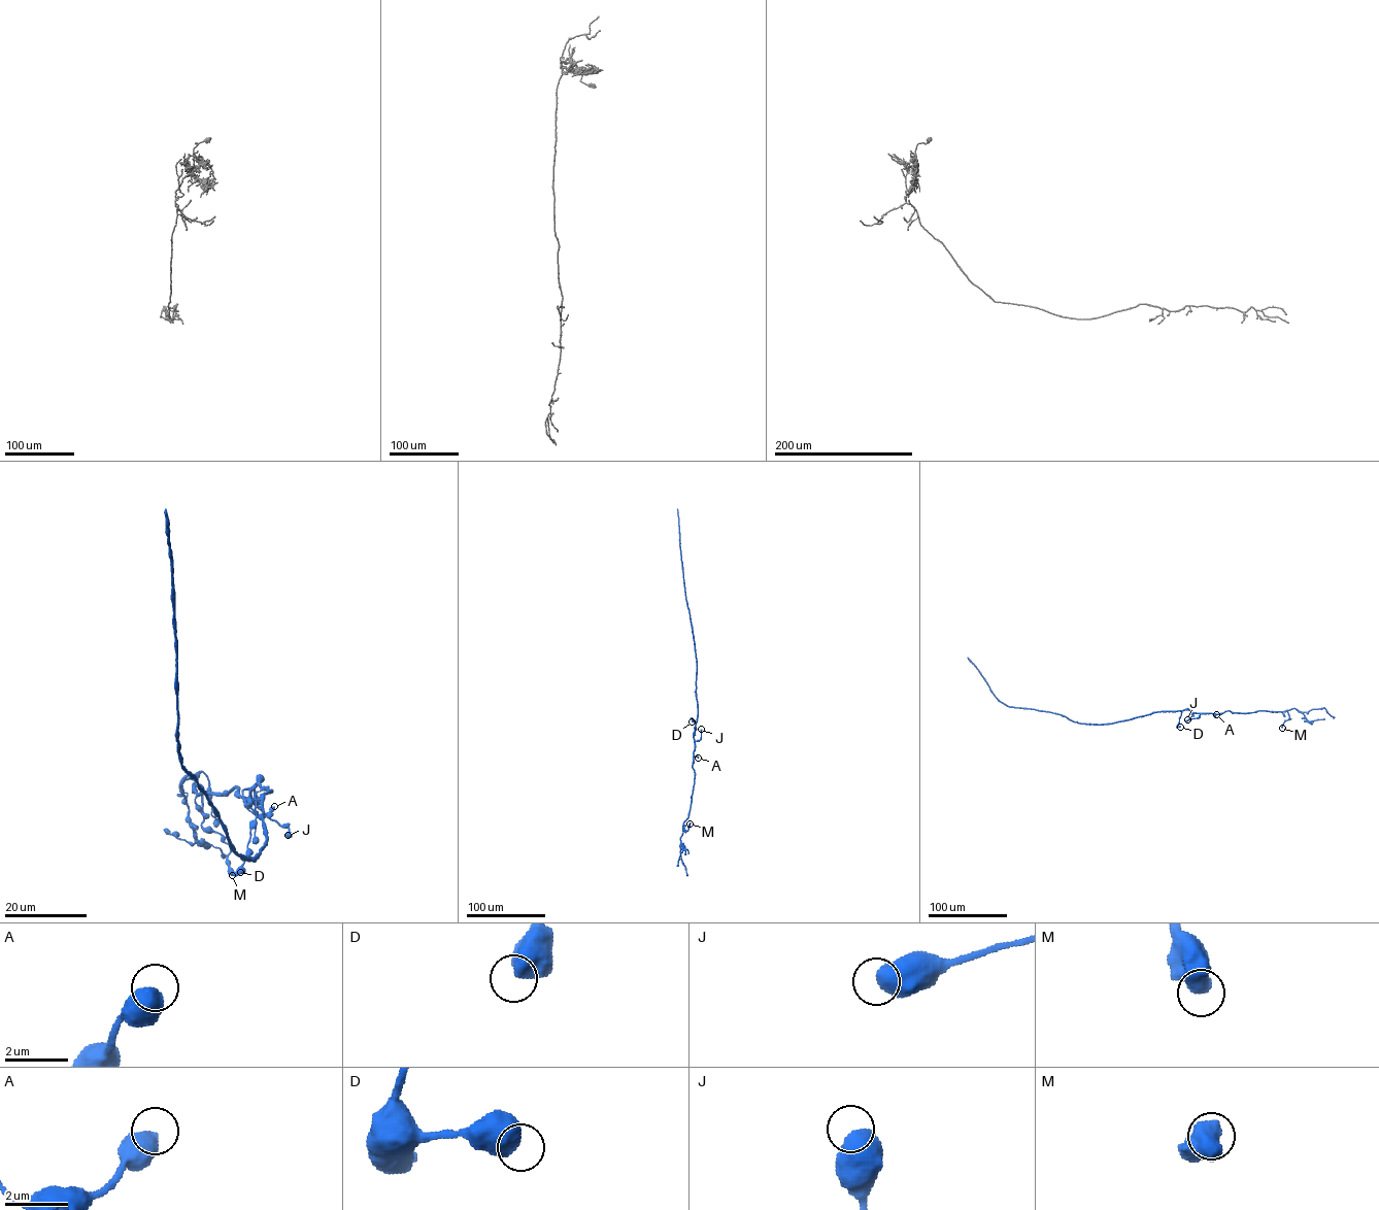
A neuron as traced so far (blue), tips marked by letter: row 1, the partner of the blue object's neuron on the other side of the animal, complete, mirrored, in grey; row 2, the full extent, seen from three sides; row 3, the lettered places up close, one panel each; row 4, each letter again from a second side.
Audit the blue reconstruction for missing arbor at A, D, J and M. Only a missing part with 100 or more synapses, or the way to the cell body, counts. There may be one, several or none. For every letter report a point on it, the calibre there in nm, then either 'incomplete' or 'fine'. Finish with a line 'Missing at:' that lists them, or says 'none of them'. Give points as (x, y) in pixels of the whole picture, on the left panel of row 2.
A: (274, 806) | 600 nm | fine
D: (240, 872) | 600 nm | fine
J: (288, 835) | 650 nm | fine
M: (232, 875) | 700 nm | fine
Missing at: none of them

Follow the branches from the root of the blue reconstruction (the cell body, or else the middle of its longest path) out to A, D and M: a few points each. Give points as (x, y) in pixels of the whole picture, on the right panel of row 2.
A: (1144, 715), (1185, 709), (1216, 714)
D: (1144, 715), (1180, 711), (1177, 725), (1180, 727)
M: (1144, 715), (1185, 709), (1215, 713), (1286, 710), (1289, 718), (1282, 728)

